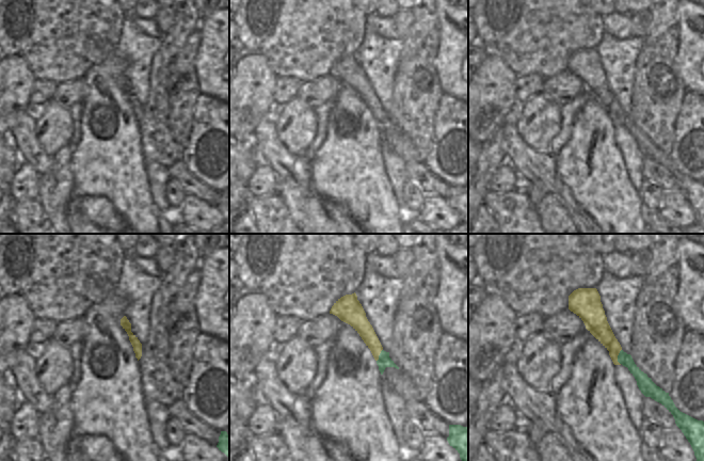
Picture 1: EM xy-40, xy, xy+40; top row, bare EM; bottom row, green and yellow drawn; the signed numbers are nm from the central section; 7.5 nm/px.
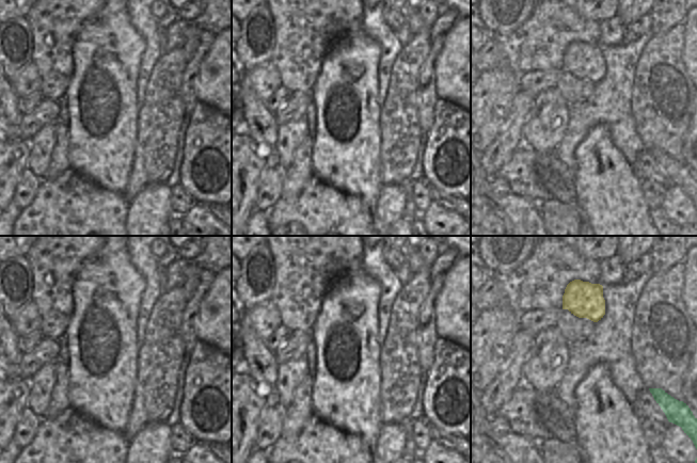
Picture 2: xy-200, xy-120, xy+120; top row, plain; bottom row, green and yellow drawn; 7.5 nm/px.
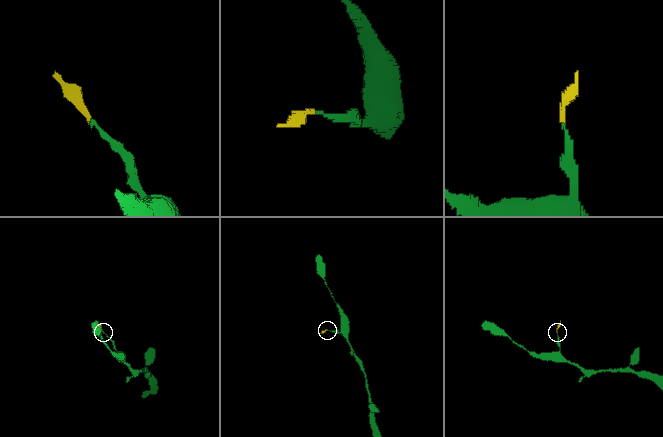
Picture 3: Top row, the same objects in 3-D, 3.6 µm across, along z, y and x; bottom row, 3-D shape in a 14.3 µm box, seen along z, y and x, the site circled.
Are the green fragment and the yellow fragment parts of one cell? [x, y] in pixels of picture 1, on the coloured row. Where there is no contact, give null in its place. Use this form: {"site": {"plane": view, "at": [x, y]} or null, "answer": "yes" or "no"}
{"site": {"plane": "xy+40", "at": [618, 356]}, "answer": "no"}

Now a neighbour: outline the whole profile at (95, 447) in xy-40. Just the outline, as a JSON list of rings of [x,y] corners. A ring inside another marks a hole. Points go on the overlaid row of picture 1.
[[[78,435],[78,447],[90,461],[125,461],[105,435]]]

